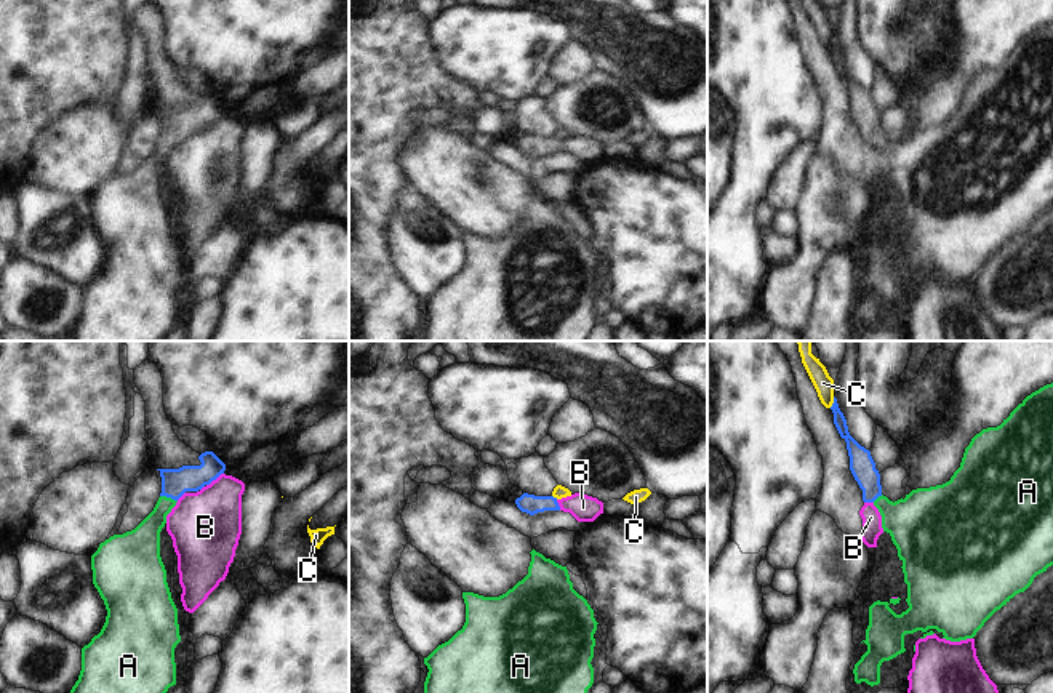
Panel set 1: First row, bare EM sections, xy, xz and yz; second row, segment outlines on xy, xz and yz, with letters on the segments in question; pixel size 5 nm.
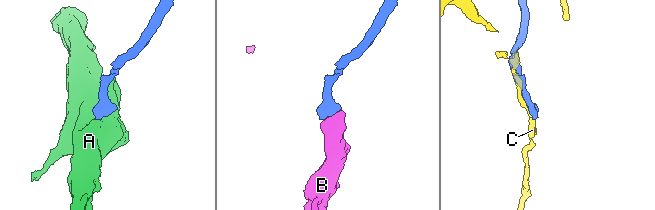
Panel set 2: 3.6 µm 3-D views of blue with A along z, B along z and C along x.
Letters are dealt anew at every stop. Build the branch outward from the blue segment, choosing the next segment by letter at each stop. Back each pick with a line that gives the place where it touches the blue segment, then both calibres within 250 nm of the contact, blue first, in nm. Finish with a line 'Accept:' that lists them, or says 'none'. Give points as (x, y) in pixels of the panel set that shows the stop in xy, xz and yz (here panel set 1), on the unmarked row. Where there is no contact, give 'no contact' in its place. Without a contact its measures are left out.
A: xy (168, 138) | 140/160 nm
Accept: A

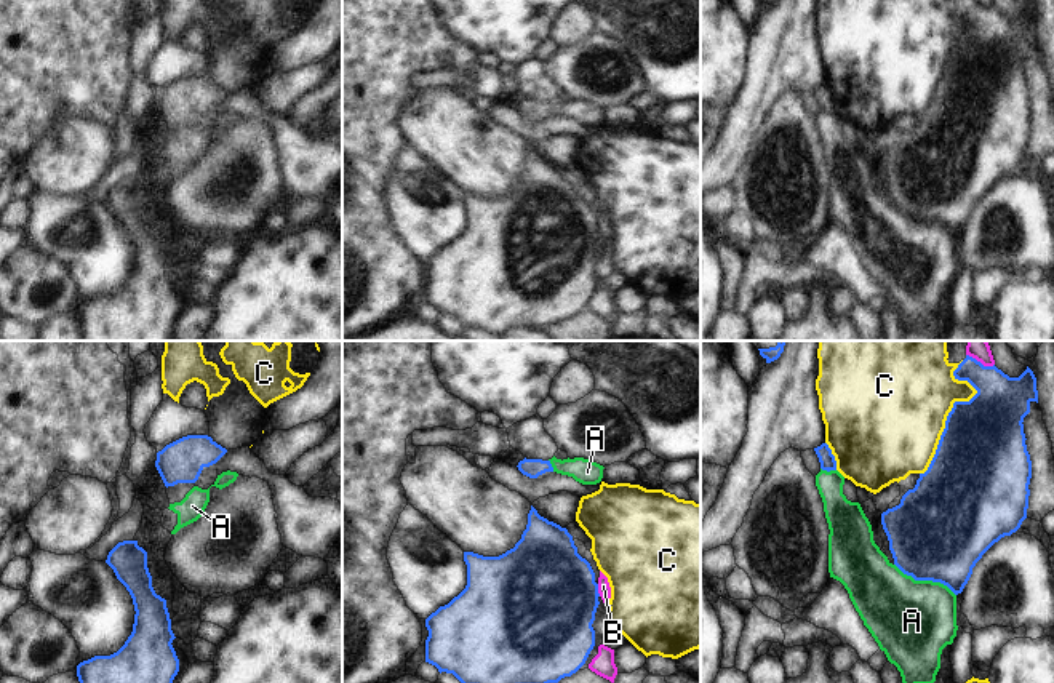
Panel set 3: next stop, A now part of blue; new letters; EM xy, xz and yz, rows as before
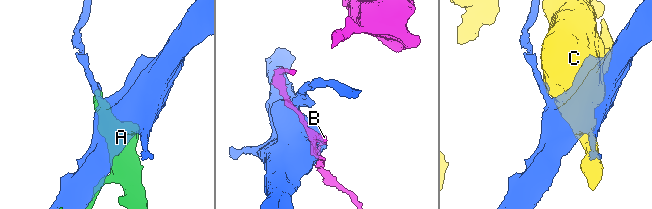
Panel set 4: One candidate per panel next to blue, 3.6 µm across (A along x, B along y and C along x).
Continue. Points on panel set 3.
Accept: none

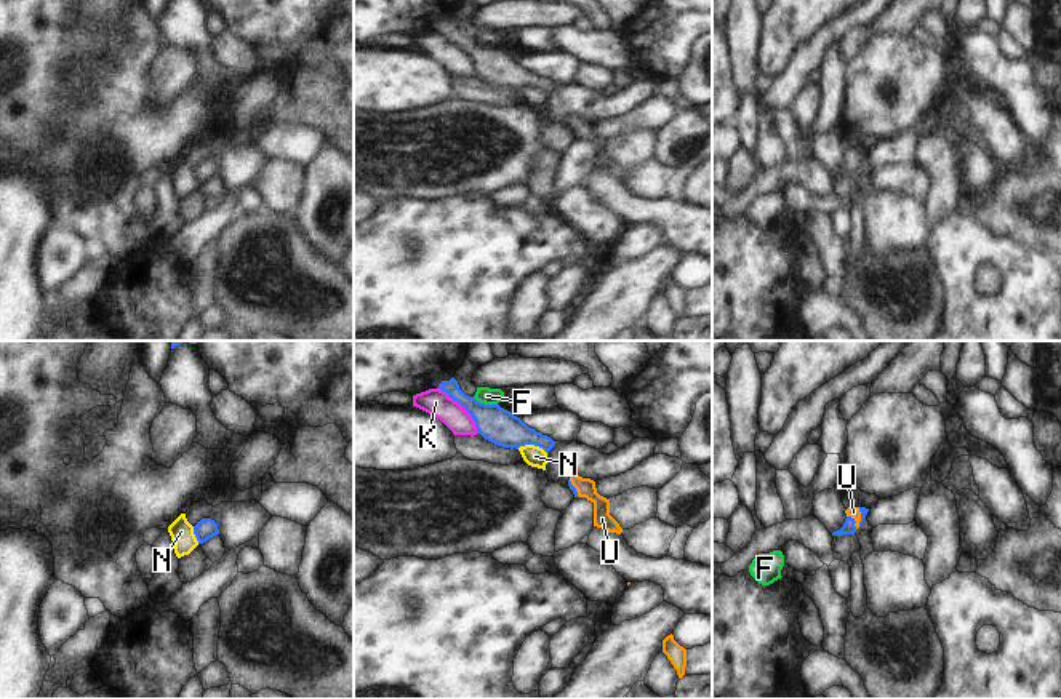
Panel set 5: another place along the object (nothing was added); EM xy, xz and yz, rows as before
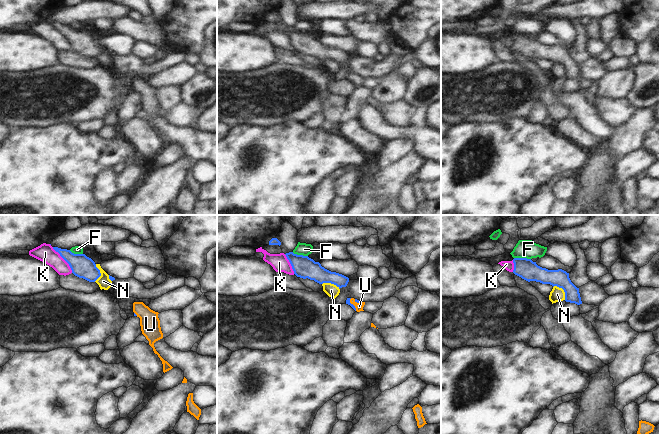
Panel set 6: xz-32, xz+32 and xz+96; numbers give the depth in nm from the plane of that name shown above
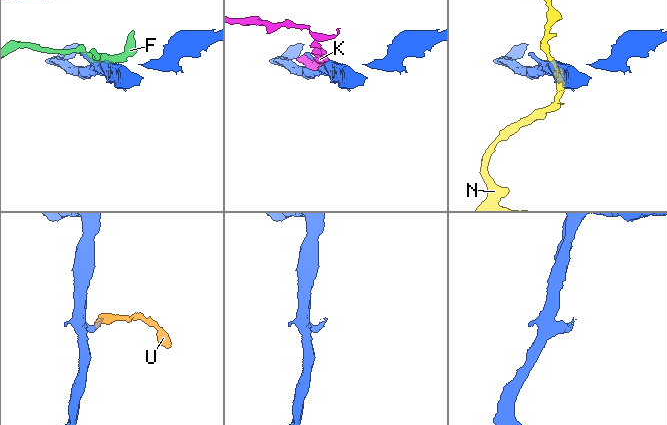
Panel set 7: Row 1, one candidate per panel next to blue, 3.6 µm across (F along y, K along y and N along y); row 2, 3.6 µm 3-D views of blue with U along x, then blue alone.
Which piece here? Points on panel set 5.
U: yz (861, 160) | 40/60 nm
Accept: U

